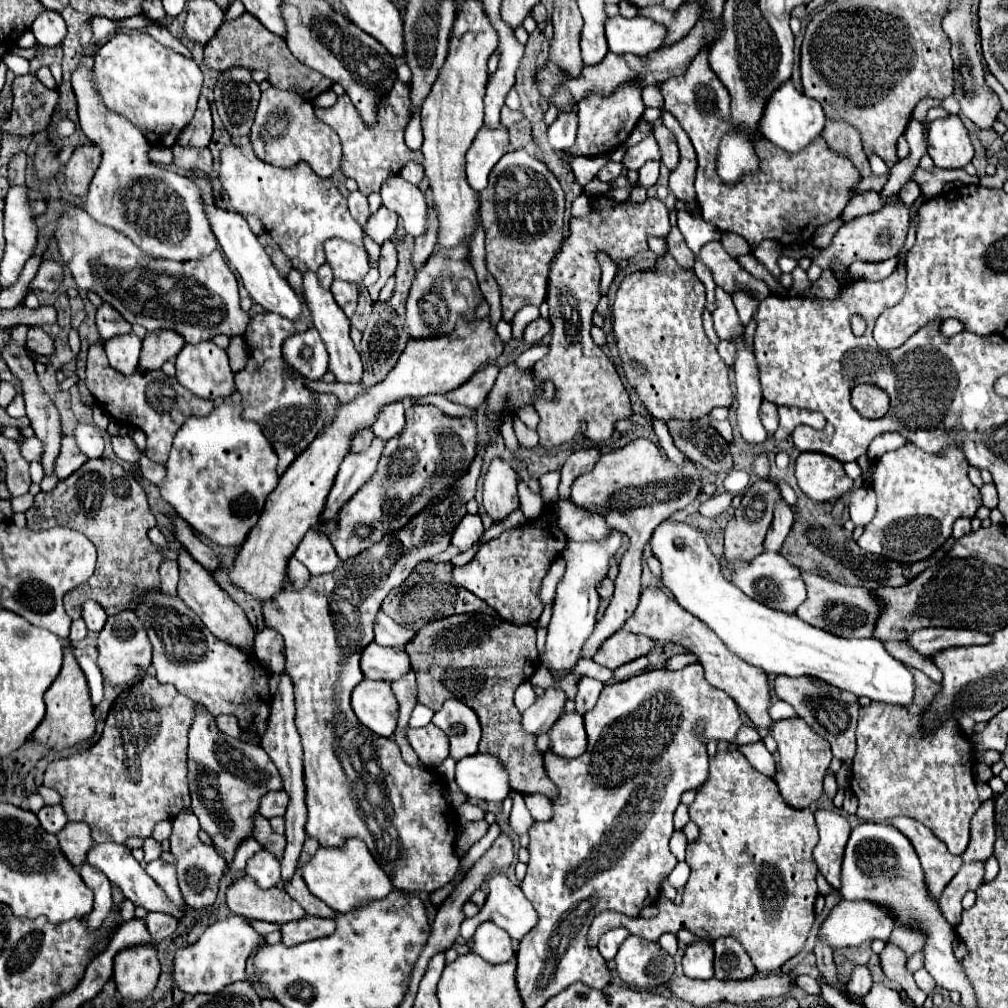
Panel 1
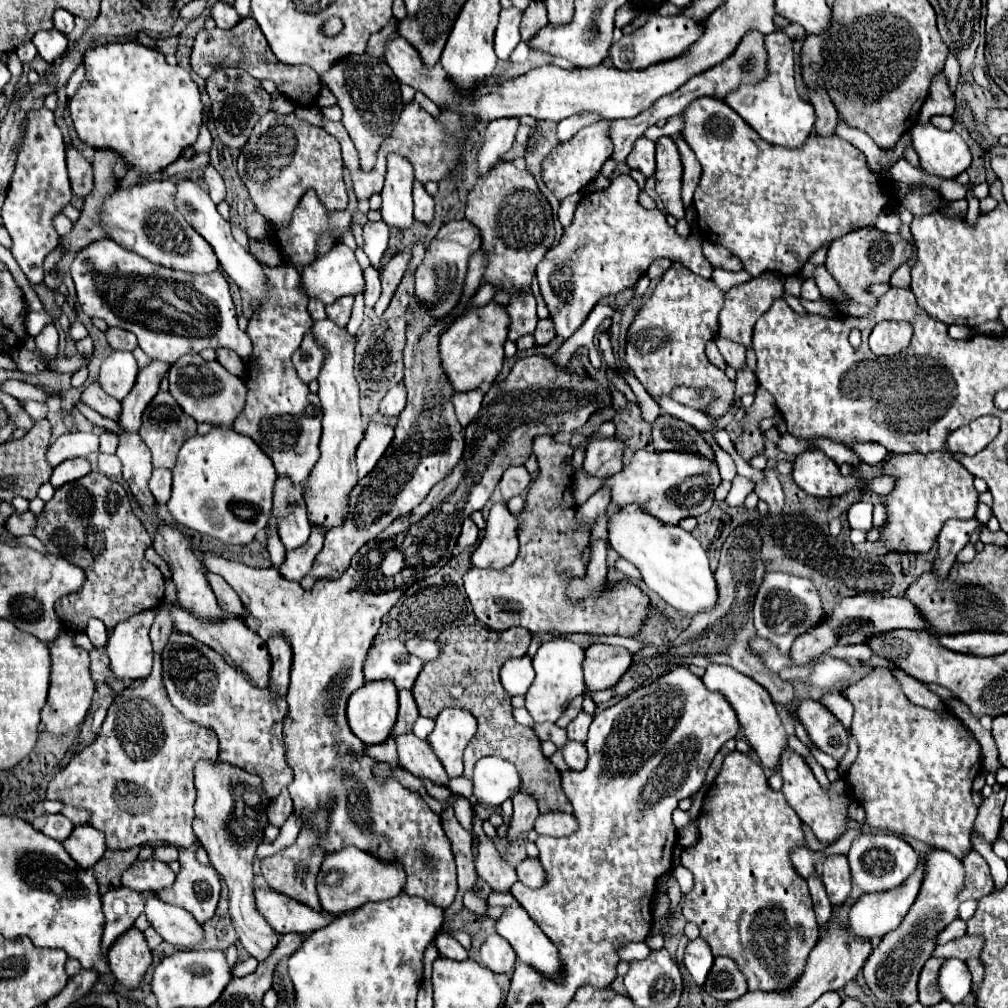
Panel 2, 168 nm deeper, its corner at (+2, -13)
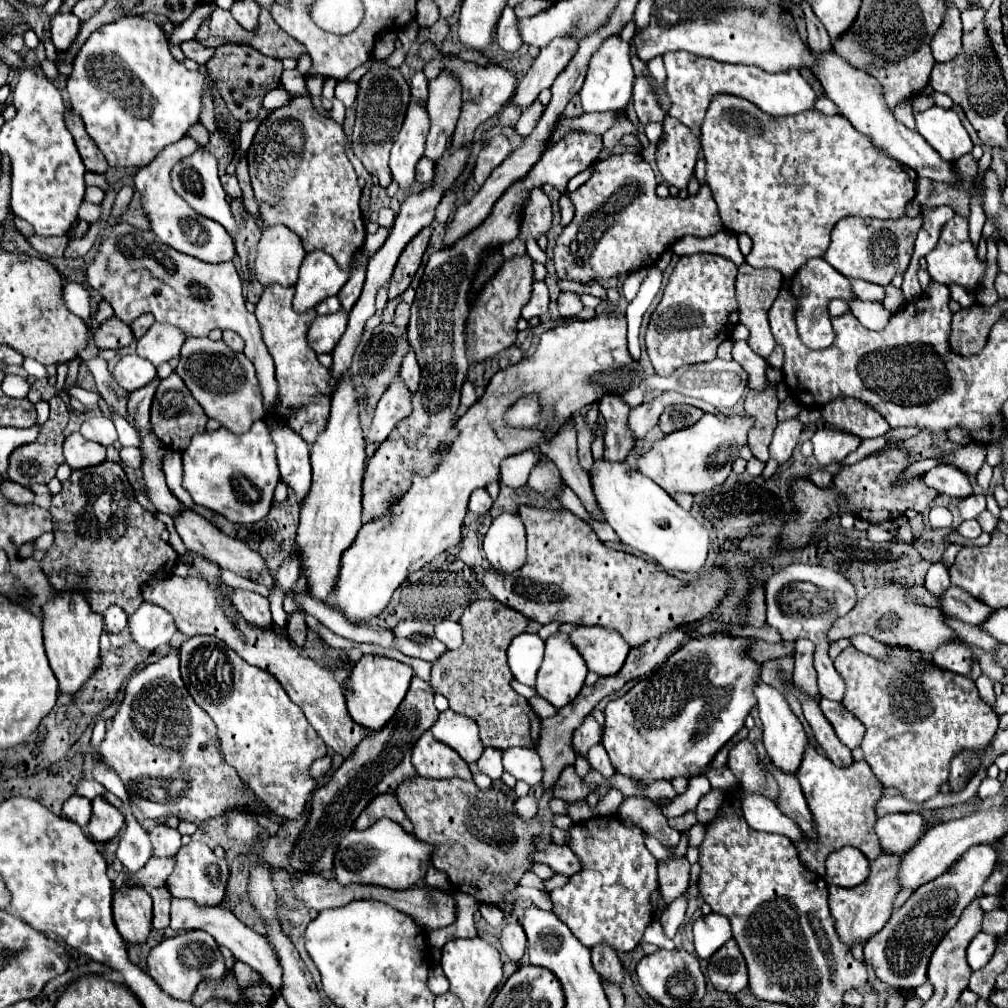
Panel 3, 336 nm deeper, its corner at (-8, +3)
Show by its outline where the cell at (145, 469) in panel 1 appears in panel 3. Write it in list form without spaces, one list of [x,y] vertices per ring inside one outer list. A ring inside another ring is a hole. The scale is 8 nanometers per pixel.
[[[165,452],[163,470],[165,470],[165,478],[167,478],[167,484],[169,484],[169,490],[181,500],[181,504],[185,508],[193,508],[195,506],[193,498],[181,486],[181,454]]]

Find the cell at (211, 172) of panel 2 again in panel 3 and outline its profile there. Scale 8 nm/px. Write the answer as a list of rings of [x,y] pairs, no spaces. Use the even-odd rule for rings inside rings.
[[[223,174],[220,177],[221,184],[223,184],[223,190],[231,196],[231,198],[243,198],[243,194],[241,194],[241,188],[239,188],[239,184],[237,184],[237,178],[235,176],[229,176],[229,174]]]

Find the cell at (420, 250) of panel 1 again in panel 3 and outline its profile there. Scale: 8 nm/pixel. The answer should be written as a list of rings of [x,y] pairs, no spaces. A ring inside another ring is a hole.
[[[423,158],[423,160],[419,160],[419,164],[417,164],[417,168],[415,168],[415,180],[417,180],[419,184],[431,184],[433,172],[435,172],[433,162],[427,160],[427,158]]]

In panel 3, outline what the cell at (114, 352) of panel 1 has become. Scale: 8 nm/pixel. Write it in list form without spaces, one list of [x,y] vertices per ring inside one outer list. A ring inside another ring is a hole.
[[[127,354],[123,356],[115,370],[113,370],[113,378],[117,380],[119,386],[123,386],[127,392],[139,390],[145,384],[149,384],[153,378],[157,376],[155,366],[149,360],[143,360],[137,354]]]

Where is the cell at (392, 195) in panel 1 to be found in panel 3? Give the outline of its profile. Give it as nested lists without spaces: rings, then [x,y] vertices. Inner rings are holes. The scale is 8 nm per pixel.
[[[411,100],[401,132],[391,148],[391,172],[393,180],[399,182],[399,190],[407,190],[415,182],[415,164],[423,156],[427,132],[429,114],[425,104]]]

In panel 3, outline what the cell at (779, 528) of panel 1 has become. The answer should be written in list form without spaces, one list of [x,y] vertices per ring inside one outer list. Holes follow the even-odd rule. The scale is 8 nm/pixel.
[[[787,418],[777,424],[775,434],[773,434],[773,442],[769,446],[769,454],[773,458],[777,458],[779,464],[787,462],[787,458],[793,454],[797,442],[799,442],[801,430],[803,430],[803,422],[799,418]]]

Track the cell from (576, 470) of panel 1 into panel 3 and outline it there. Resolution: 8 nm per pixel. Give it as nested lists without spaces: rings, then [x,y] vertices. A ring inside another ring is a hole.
[[[665,392],[661,396],[657,396],[651,404],[641,404],[637,408],[631,410],[629,414],[629,428],[635,436],[635,440],[641,440],[657,422],[659,422],[659,416],[663,414],[663,410],[671,404],[689,404],[689,406],[695,406],[695,408],[701,408],[705,413],[713,413],[721,420],[728,418],[716,408],[703,402],[703,400],[697,400],[697,398],[687,398],[683,394],[677,394],[677,392]]]

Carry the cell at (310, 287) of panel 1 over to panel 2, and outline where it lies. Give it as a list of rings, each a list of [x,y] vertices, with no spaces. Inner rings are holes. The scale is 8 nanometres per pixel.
[[[329,318],[325,320],[315,320],[313,328],[311,328],[313,336],[317,338],[317,342],[321,344],[321,348],[325,350],[325,360],[319,372],[319,398],[323,404],[323,436],[321,436],[321,458],[317,460],[313,472],[309,474],[307,482],[305,482],[305,502],[307,502],[307,512],[309,512],[309,520],[311,524],[321,524],[325,528],[333,528],[337,524],[341,524],[341,516],[345,516],[345,500],[351,492],[351,488],[357,484],[357,468],[355,468],[355,450],[361,442],[361,438],[365,436],[365,424],[359,412],[359,386],[353,374],[353,340],[349,338],[347,330],[337,326],[331,322]]]

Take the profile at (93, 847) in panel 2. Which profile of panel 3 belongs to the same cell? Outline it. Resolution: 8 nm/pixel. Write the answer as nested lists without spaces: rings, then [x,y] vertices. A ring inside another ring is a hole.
[[[97,796],[93,800],[93,814],[89,820],[89,836],[95,842],[109,842],[123,828],[125,820],[121,810],[111,806],[105,798]]]

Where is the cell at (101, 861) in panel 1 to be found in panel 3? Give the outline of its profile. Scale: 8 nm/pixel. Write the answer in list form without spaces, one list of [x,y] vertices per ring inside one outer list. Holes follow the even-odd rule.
[[[173,898],[171,902],[171,928],[181,932],[181,930],[205,930],[209,932],[217,944],[227,946],[233,956],[245,964],[249,964],[273,990],[281,990],[281,982],[283,982],[283,968],[279,964],[279,958],[275,954],[275,950],[271,948],[271,944],[265,940],[265,936],[257,934],[255,930],[247,928],[241,920],[237,920],[237,916],[221,906],[213,906],[213,908],[197,908],[197,904],[193,900],[179,900]]]

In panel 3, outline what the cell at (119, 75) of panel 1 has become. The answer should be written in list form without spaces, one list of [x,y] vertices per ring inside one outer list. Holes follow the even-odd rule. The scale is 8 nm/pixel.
[[[125,16],[119,18],[117,22],[107,24],[105,28],[95,30],[77,52],[73,60],[73,72],[67,78],[67,92],[71,98],[73,112],[83,118],[89,136],[97,142],[97,146],[105,154],[109,166],[119,168],[147,166],[167,144],[181,140],[189,126],[199,122],[201,90],[207,86],[209,82],[201,72],[189,72],[185,64],[177,62],[171,56],[167,38],[163,36],[161,28],[155,22],[145,20],[141,16]],[[119,66],[131,74],[131,104],[117,100],[111,94],[113,86],[117,84],[113,76],[117,74]]]

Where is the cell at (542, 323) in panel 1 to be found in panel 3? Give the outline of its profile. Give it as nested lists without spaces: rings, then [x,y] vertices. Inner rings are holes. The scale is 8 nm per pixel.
[[[561,292],[557,304],[559,304],[559,314],[563,318],[575,316],[575,314],[579,314],[583,310],[583,302],[575,292]]]

